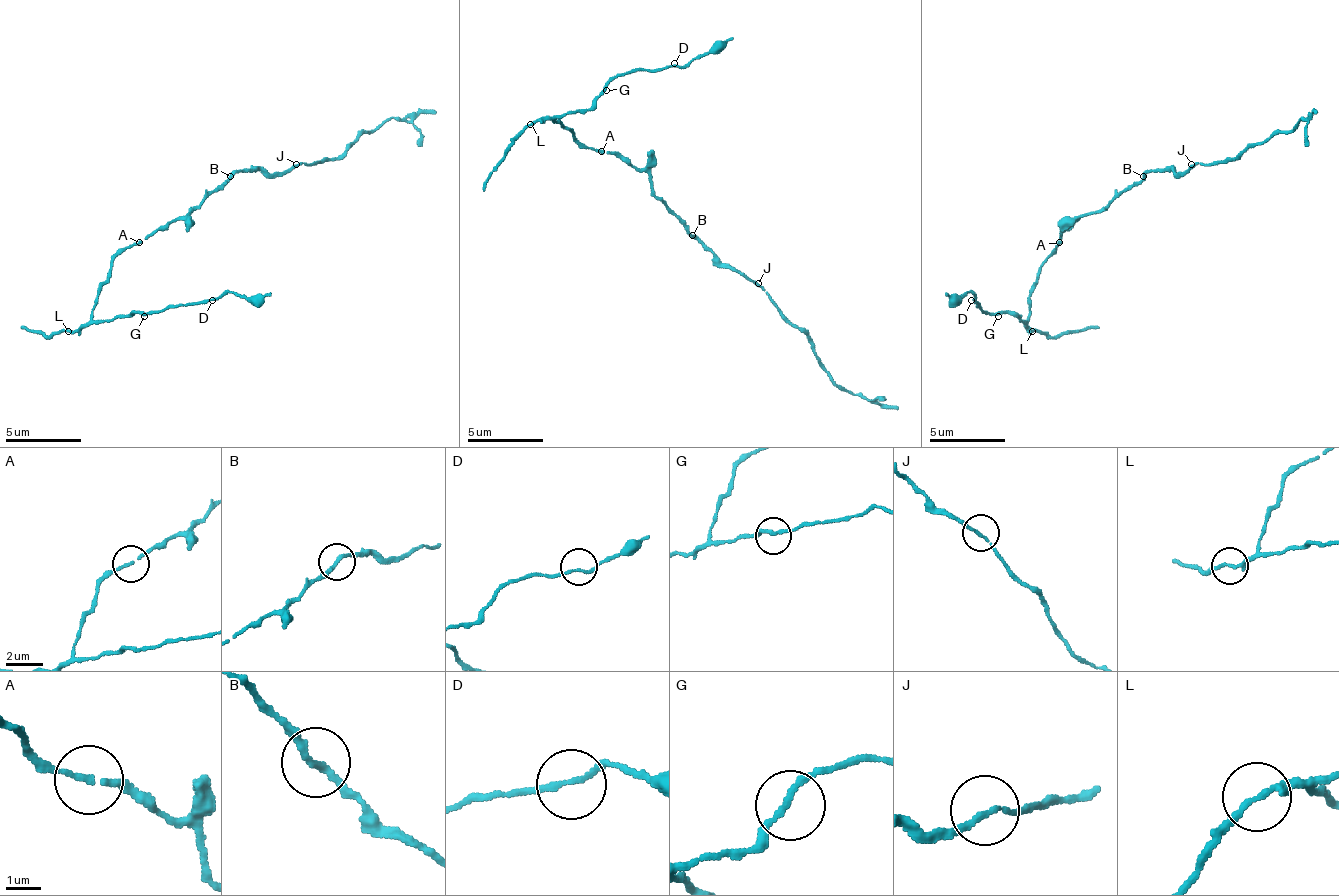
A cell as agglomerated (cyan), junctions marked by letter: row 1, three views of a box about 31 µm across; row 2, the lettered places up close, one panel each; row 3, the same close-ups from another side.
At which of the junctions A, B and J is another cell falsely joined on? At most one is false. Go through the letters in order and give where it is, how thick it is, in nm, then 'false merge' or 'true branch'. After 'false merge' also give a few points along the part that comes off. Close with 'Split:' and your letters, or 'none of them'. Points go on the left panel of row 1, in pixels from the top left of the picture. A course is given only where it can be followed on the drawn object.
A: place (139, 242); calibre 150 nm; false merge; course (140, 243), (114, 259), (91, 312), (98, 319), (129, 312), (159, 312), (224, 297), (269, 293)
B: place (230, 176); calibre 200 nm; true branch
J: place (296, 164); calibre 150 nm; true branch
Split: A

